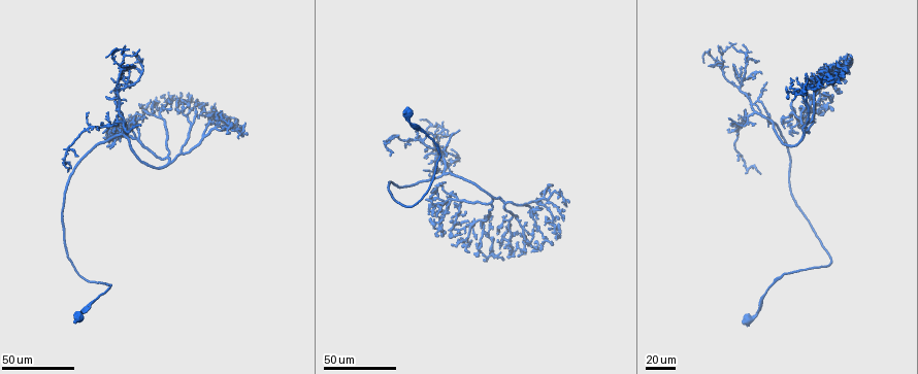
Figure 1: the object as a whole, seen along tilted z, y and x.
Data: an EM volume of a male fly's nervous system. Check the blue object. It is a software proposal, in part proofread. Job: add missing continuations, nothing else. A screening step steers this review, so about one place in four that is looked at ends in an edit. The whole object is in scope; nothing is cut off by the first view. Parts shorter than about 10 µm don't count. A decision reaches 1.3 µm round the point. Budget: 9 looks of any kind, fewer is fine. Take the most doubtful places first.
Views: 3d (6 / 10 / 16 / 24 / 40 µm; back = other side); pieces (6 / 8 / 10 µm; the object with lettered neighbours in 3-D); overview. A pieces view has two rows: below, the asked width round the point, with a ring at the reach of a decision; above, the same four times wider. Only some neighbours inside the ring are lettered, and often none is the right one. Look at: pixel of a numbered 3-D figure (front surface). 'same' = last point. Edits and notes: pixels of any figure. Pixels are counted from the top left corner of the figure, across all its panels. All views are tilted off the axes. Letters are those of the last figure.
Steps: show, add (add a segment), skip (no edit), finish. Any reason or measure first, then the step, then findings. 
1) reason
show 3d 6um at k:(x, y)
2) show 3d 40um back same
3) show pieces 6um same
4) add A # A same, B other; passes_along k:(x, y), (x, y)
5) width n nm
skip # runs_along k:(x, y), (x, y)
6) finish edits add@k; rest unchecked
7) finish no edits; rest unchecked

show 3d 24um at 1:(451, 192)

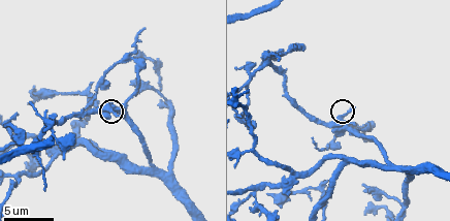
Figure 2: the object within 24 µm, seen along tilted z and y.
closer look
show 3d 6um at 2:(351, 106)

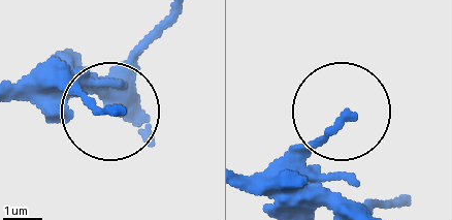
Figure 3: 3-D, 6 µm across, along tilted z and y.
show pieces 10um at 3:(116, 109)

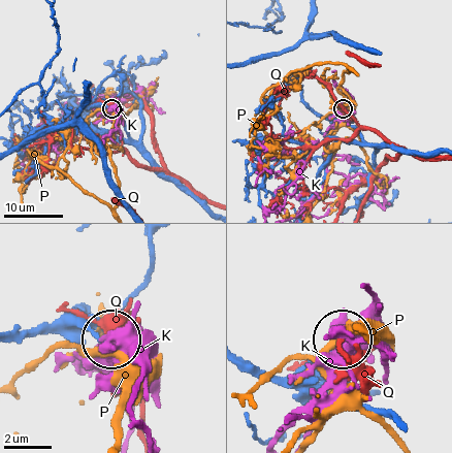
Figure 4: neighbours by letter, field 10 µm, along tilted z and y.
skip # K other, P other, Q other; no lettered segment goes on from it

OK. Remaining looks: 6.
branch stops here
show 3d 40um at 1:(760, 73)

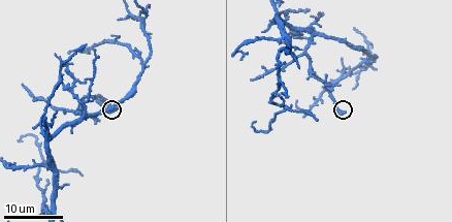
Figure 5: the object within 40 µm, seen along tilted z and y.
show pieces 10um at 5:(340, 116)

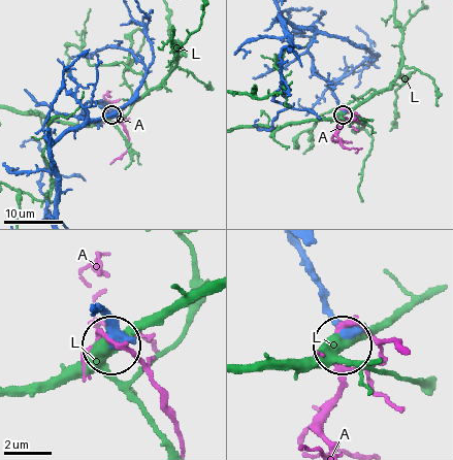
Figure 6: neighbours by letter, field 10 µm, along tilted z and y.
width 440 nm
skip # A other, L other; no lettered segment goes on from it

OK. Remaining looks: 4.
long arm stops here
show 3d 24um at 1:(733, 47)

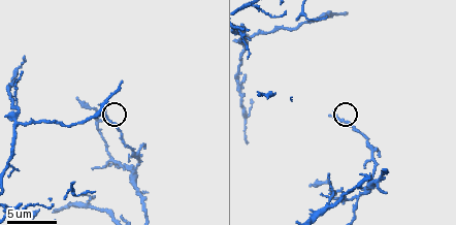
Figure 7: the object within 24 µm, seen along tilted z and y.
show pieces 8um at 7:(330, 116)

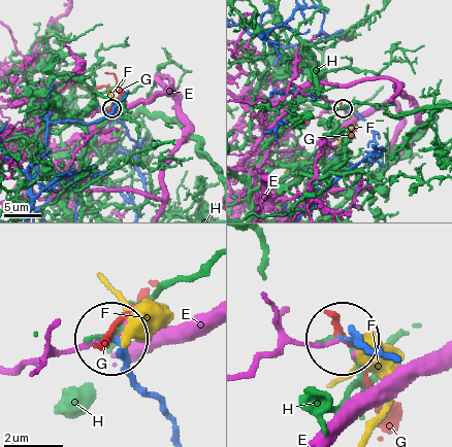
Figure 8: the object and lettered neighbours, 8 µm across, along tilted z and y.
skip # E other, F other, G other, H other; runs_along 8:(178, 434), (115, 344); none of them fits

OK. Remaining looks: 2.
branch stops here
show 3d 40um at 1:(804, 74)

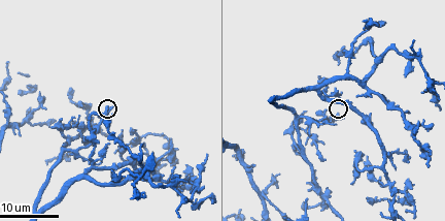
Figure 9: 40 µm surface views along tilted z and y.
show pieces 6um at 9:(344, 117)

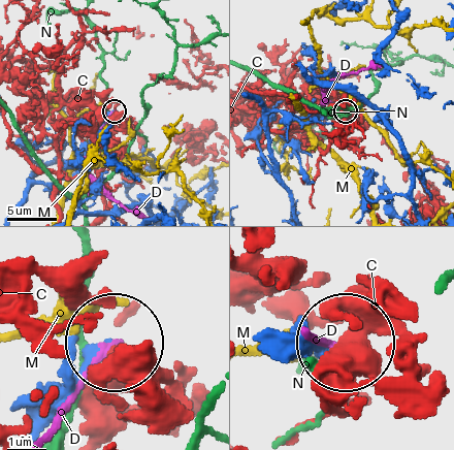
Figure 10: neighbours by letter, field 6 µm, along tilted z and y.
skip # C other, D other, M other, N other; none of them fits

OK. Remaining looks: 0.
finish no edits; rest unchecked

